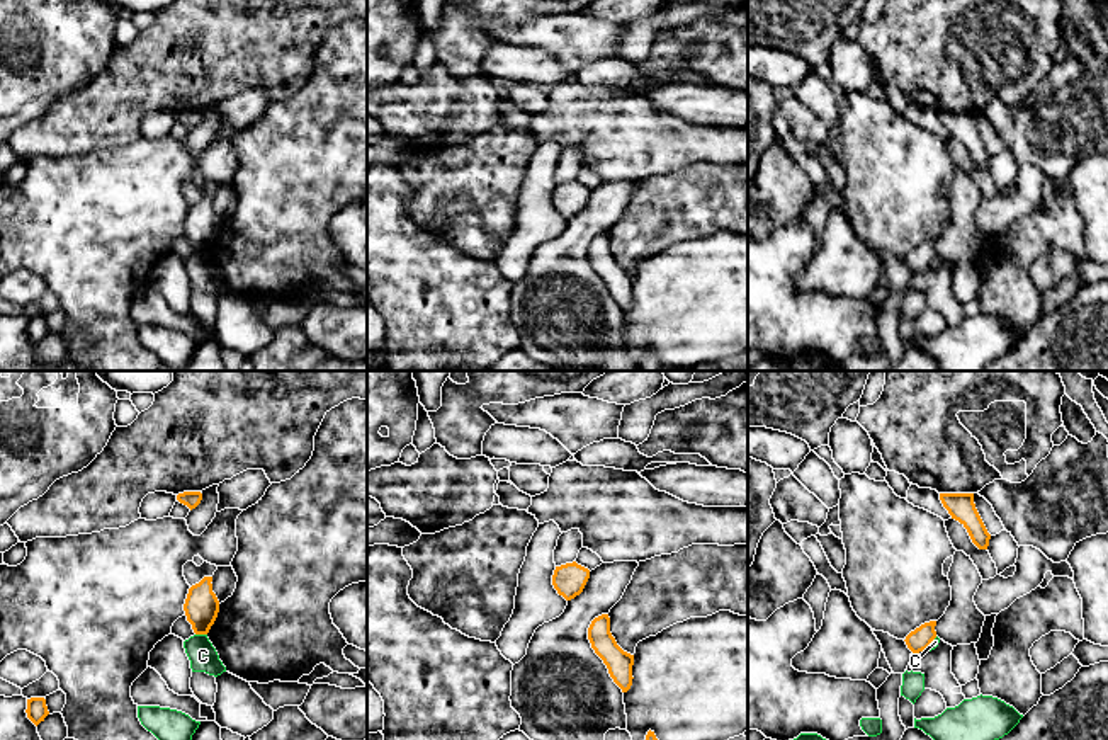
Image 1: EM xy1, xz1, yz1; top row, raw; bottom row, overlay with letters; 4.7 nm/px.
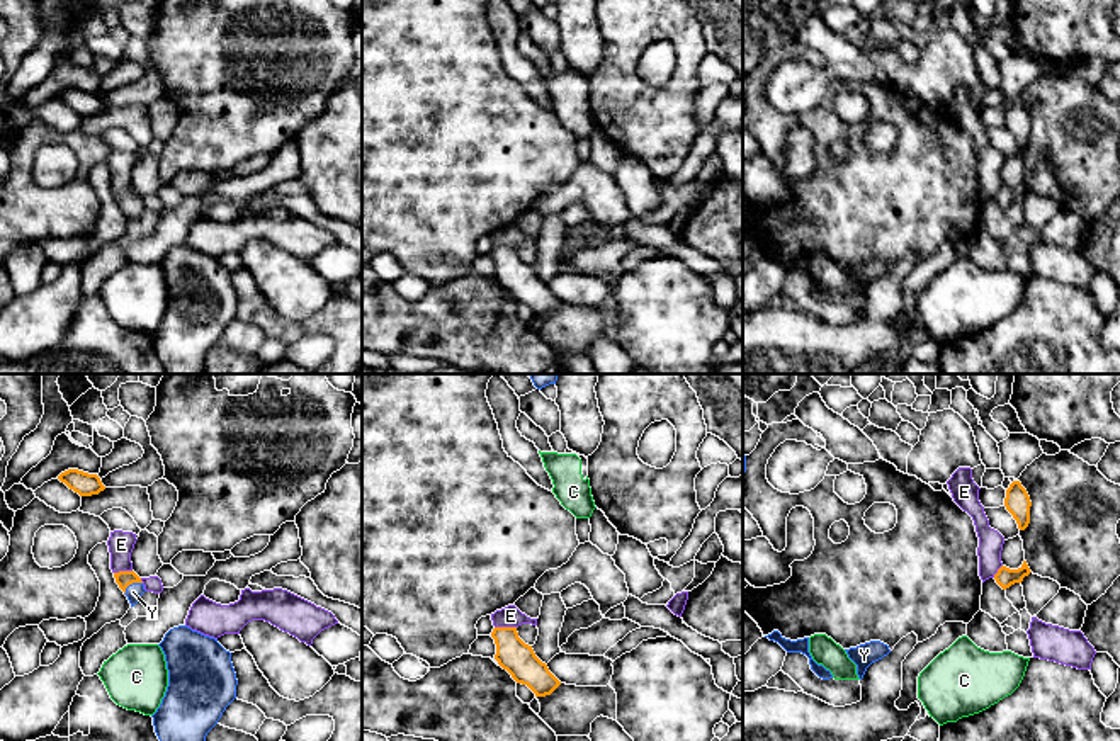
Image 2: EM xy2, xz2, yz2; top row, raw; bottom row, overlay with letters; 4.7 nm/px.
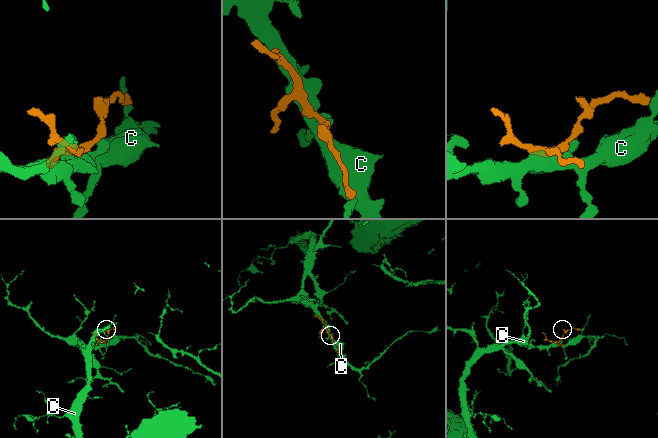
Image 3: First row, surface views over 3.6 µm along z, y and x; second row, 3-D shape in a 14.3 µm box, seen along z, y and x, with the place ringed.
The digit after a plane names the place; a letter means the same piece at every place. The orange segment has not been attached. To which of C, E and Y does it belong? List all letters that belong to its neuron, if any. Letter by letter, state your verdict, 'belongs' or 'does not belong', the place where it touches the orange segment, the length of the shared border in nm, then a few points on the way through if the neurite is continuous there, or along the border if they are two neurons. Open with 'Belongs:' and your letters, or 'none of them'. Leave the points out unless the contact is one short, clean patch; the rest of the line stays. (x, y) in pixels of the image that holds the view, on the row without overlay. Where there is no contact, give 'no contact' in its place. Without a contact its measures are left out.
Belongs: Y
C: does not belong; meets orange in xy1 at (201, 252); contact 60 nm long
E: does not belong; meets orange in xz2 at (505, 247); contact 100 nm long; border along xz2 (495, 245), (515, 247)
Y: belongs; meets orange in xy2 at (131, 203); contact 110 nm long; runs through xy2 (123, 197), (131, 203), (133, 211)

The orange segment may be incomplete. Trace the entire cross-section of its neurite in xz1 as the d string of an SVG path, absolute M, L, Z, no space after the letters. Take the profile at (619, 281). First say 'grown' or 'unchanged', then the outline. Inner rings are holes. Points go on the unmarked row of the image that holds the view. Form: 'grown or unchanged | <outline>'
unchanged | M602 233L588 247L588 259L595 272L603 279L613 301L627 311L632 305L634 274L624 270L610 252L610 236Z

